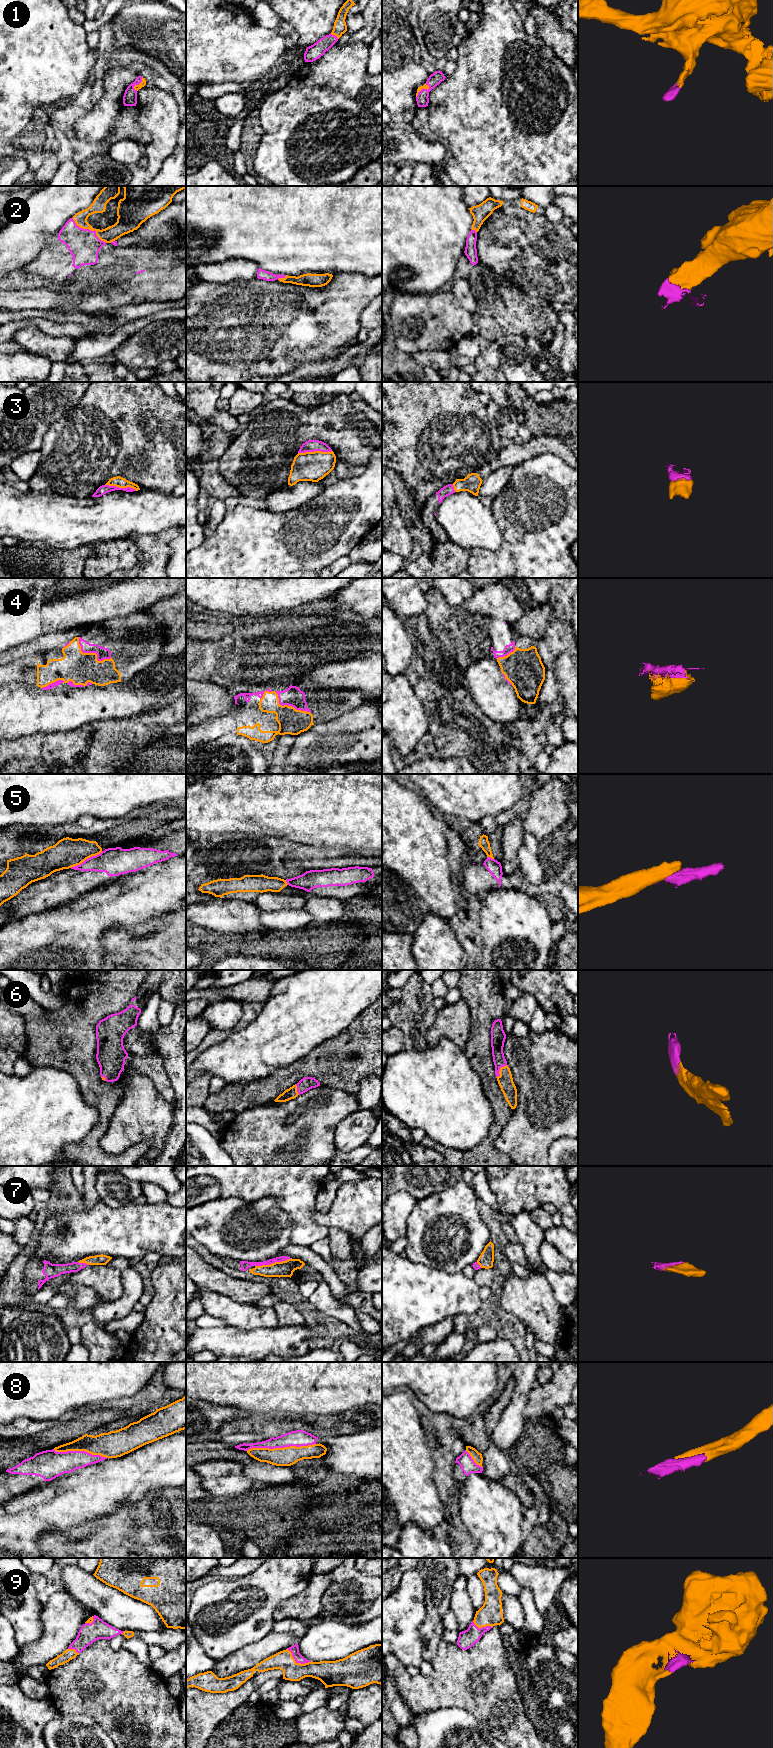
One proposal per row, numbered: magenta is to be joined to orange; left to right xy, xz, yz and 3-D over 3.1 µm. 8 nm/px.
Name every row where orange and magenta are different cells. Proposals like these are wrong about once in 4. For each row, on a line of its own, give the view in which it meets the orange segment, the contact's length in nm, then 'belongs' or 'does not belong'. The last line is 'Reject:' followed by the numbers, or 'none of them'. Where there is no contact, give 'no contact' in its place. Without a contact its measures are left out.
1: xy | 130 nm | belongs
2: xy | 340 nm | belongs
3: xz | 280 nm | belongs
4: xy | 320 nm | belongs
5: xy | 300 nm | does not belong
6: yz | 140 nm | belongs
7: xz | 300 nm | belongs
8: xz | 550 nm | belongs
9: xz | 220 nm | belongs
Reject: 5

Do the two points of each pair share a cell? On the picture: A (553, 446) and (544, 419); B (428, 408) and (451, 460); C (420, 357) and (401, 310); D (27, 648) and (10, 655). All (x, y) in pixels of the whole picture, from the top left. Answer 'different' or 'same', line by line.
A: different
B: same
C: different
D: same

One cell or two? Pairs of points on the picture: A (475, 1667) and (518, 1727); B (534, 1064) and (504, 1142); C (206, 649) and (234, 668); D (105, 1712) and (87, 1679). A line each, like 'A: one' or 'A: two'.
A: one
B: one
C: one
D: one

